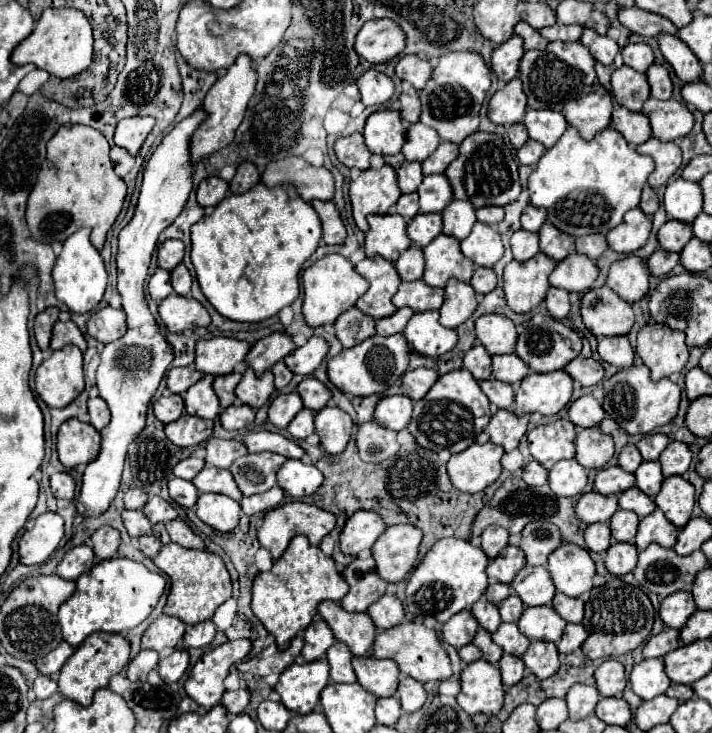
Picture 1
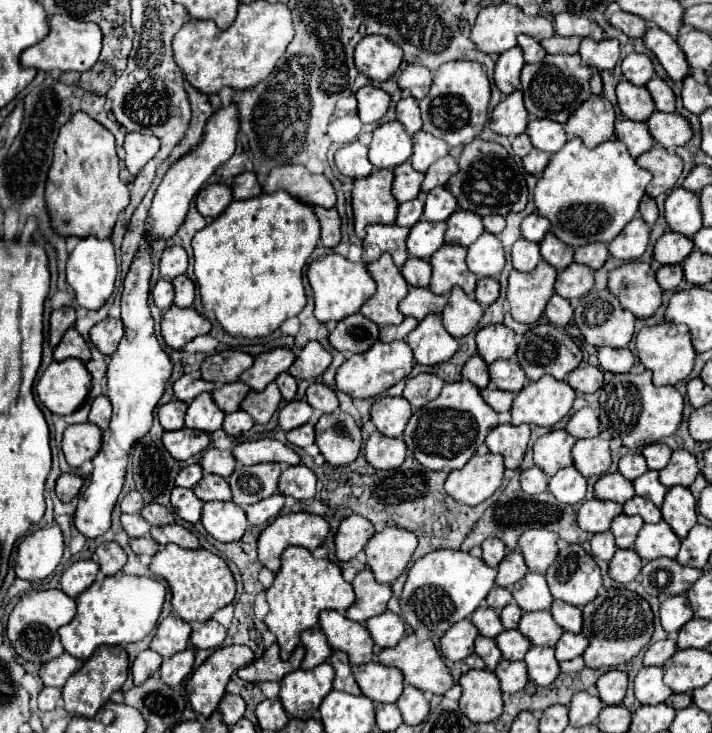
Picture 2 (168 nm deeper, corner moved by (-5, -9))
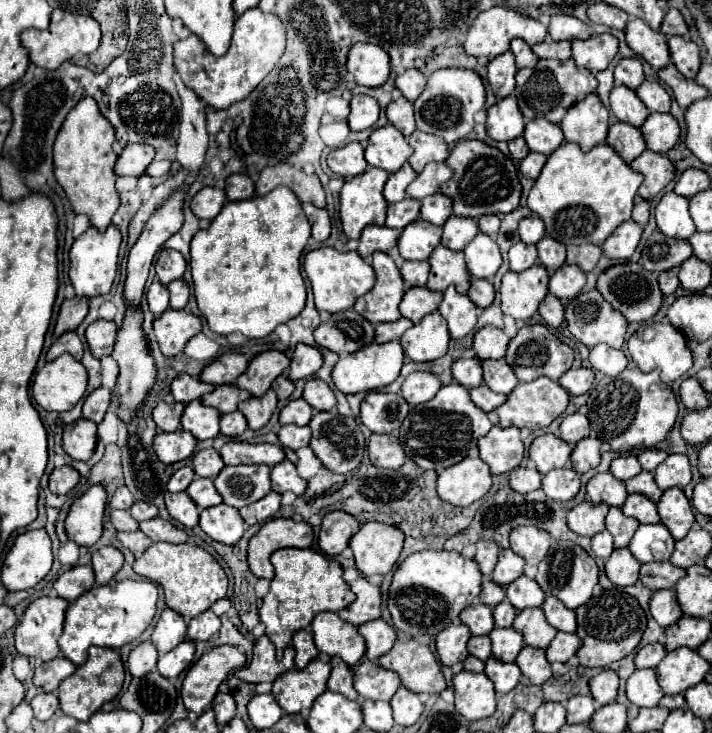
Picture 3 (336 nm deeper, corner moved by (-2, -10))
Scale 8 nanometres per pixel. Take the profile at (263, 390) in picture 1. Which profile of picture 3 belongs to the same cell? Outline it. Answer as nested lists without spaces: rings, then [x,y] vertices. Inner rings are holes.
[[[272,389],[266,391],[264,397],[250,397],[238,405],[238,409],[244,413],[248,421],[248,427],[254,431],[262,429],[270,421],[276,407],[278,407],[278,397]]]

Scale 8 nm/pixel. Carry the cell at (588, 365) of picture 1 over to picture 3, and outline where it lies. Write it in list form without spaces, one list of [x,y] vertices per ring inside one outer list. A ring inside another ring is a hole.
[[[578,367],[578,369],[570,369],[566,371],[564,377],[560,377],[558,381],[570,395],[584,395],[590,391],[592,383],[594,383],[594,371],[586,369],[586,367]]]

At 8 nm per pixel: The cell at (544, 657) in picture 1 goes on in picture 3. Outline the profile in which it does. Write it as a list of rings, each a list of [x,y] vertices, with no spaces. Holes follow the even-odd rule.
[[[524,647],[520,655],[516,657],[516,665],[520,667],[522,675],[532,683],[532,685],[542,685],[552,677],[550,663],[546,659],[544,649],[534,649],[534,647]]]

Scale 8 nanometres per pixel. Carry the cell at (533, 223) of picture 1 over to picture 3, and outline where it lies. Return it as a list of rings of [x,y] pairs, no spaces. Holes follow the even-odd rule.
[[[530,215],[520,221],[518,233],[524,243],[538,243],[544,237],[544,221],[540,217]]]

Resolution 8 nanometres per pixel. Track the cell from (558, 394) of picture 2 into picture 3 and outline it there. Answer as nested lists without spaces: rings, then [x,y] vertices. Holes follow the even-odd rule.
[[[540,377],[532,383],[520,383],[510,395],[508,401],[504,405],[500,405],[496,409],[498,417],[500,417],[500,425],[502,427],[528,427],[528,429],[542,429],[548,427],[558,415],[564,413],[564,409],[568,407],[570,395],[564,387],[560,387],[560,383],[548,379],[548,377]]]

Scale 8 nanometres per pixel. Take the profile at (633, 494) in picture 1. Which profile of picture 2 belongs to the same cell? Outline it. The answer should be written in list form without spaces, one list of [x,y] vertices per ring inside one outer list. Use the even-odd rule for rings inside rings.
[[[633,496],[627,504],[623,504],[625,514],[639,514],[645,522],[659,522],[661,520],[661,510],[647,498]]]

